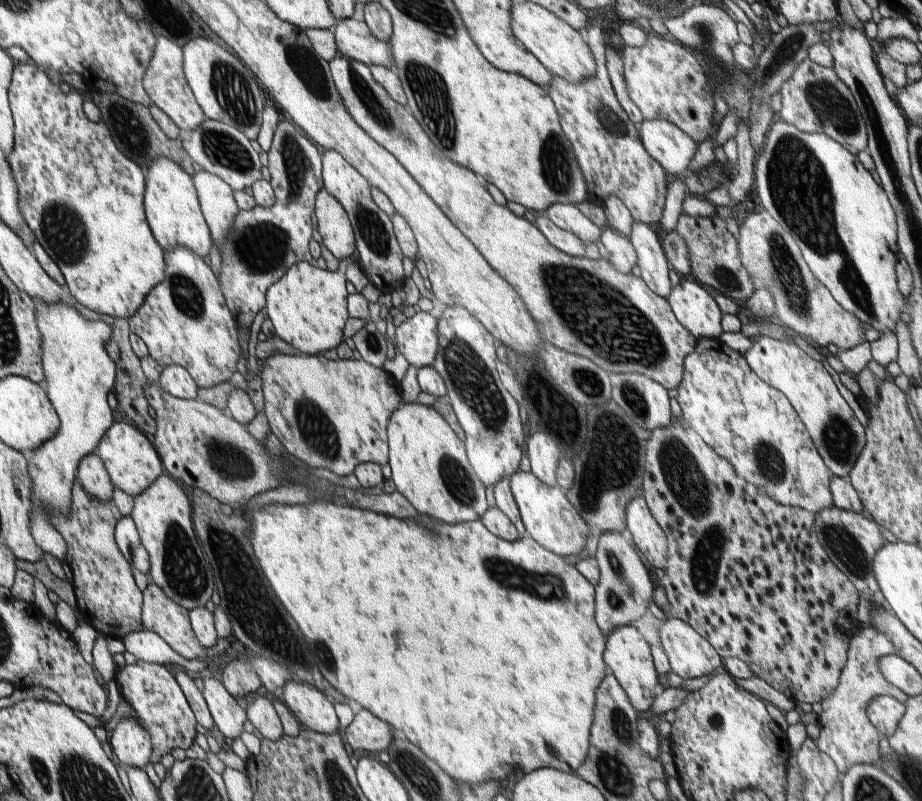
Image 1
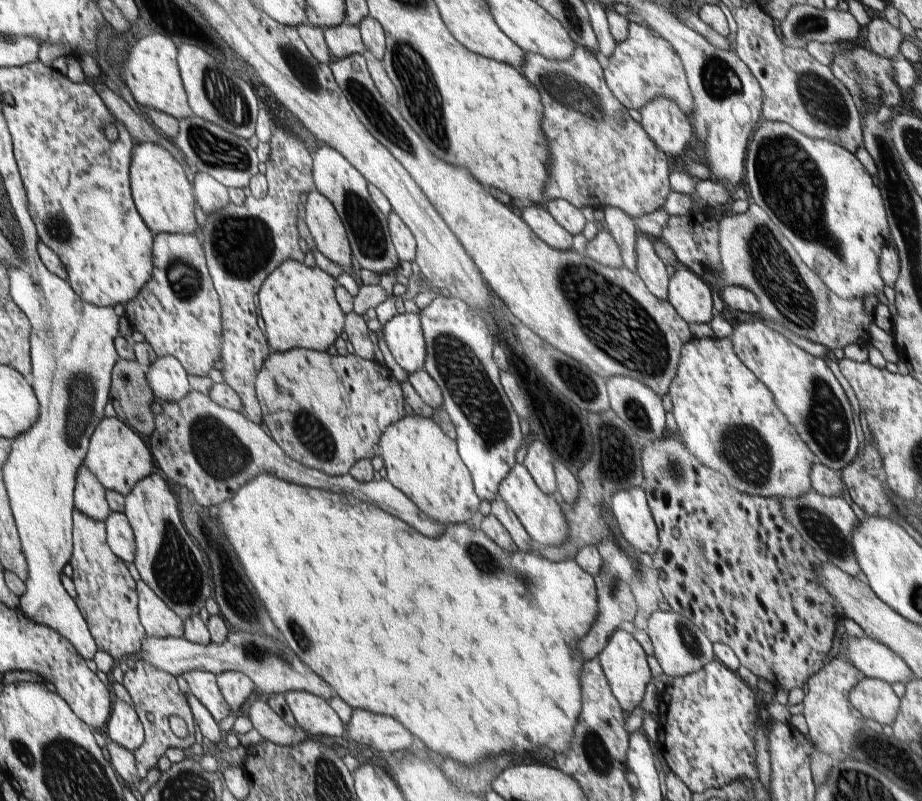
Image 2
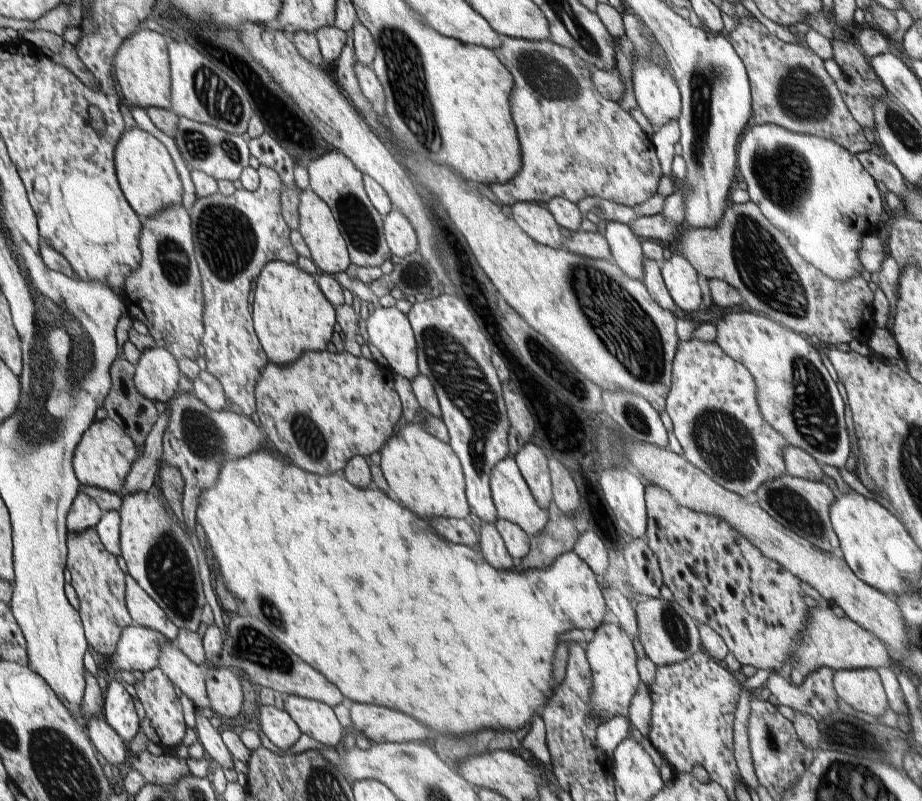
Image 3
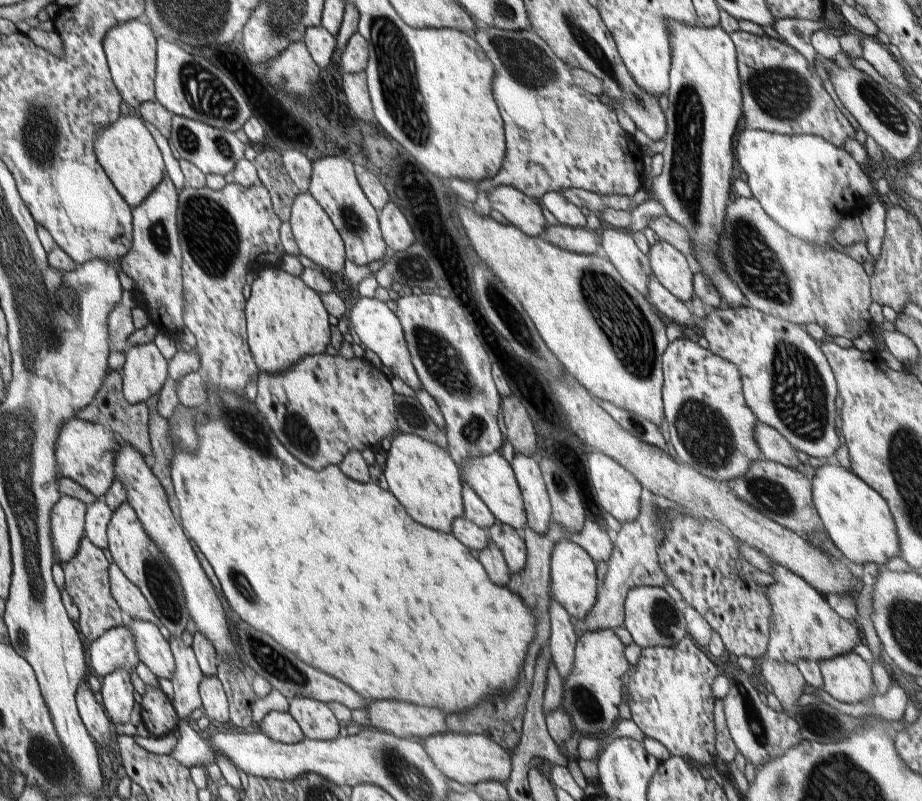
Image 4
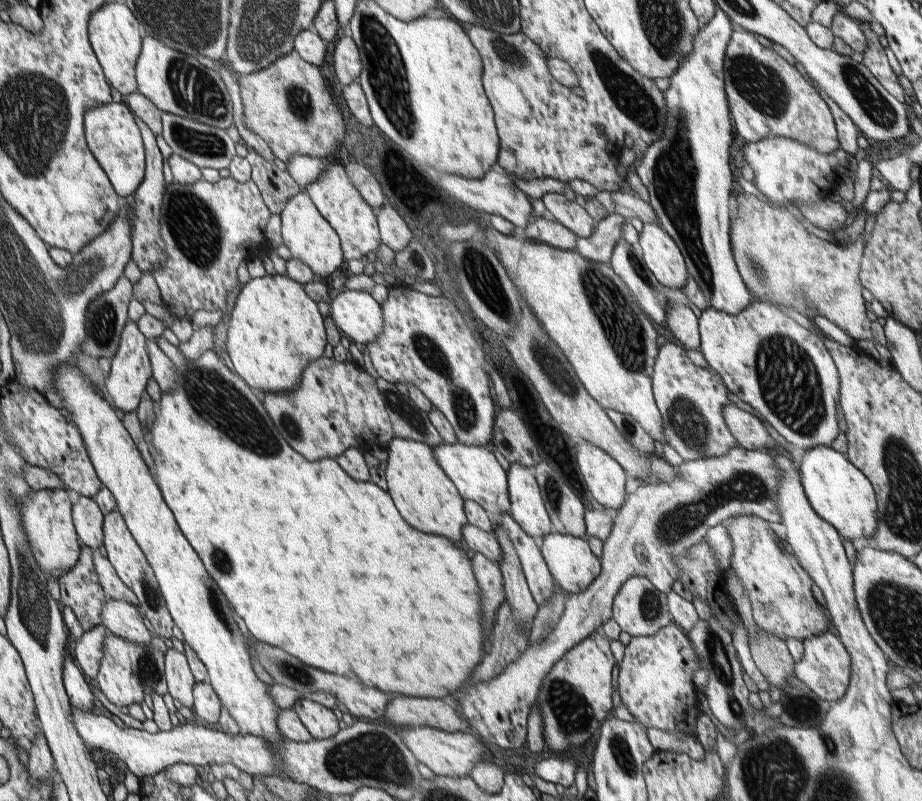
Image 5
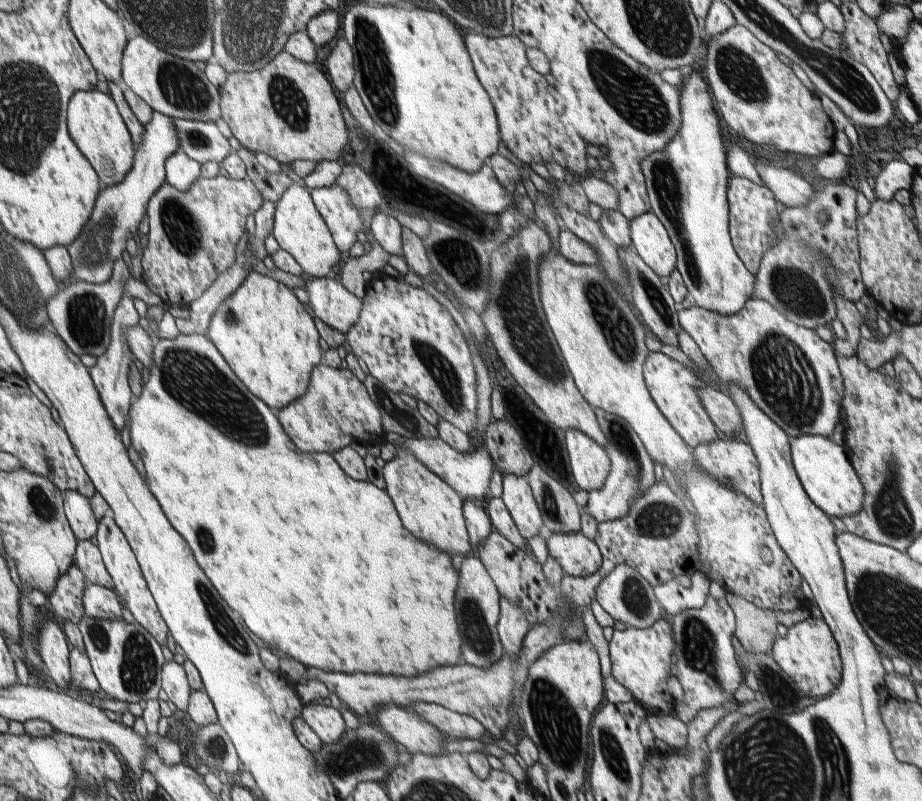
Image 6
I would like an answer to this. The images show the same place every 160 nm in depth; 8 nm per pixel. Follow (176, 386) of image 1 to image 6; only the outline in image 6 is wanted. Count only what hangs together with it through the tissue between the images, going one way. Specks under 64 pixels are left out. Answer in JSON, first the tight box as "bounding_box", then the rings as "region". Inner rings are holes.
{"bounding_box":[89,293,139,432],"region":[[[124,293],[113,316],[109,347],[97,357],[96,366],[90,367],[89,372],[101,395],[101,400],[105,403],[110,418],[121,432],[125,432],[125,428],[129,422],[129,410],[134,398],[131,386],[129,385],[129,372],[131,364],[134,363],[136,358],[130,348],[127,333],[130,327],[138,325],[138,320],[139,316],[134,308],[133,297],[129,296],[128,293]]]}

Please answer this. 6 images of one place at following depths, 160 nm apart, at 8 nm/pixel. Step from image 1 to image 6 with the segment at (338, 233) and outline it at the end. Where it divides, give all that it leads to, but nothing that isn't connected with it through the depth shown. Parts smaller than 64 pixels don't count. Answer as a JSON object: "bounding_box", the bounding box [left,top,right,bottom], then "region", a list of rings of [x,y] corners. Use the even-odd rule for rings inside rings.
{"bounding_box":[272,182,340,279],"region":[[[292,182],[275,204],[272,234],[280,249],[290,253],[303,268],[303,272],[316,279],[328,277],[332,266],[340,261],[340,252],[334,242],[329,225],[316,207],[312,191],[303,184]]]}

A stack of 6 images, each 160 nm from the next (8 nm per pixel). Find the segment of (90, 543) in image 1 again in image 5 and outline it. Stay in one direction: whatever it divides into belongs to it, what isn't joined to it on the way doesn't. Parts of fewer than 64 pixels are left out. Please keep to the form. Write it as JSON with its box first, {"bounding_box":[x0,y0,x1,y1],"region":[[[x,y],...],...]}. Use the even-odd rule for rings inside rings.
{"bounding_box":[58,545,108,632],"region":[[[88,545],[72,570],[58,578],[61,590],[62,608],[70,607],[85,632],[102,624],[101,612],[108,600],[101,587],[93,552]]]}

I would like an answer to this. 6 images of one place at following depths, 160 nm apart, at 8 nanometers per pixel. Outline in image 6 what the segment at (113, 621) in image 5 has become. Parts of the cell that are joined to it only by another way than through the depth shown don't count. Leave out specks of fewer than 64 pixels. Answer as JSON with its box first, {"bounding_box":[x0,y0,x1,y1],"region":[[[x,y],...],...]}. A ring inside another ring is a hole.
{"bounding_box":[85,582,122,621],"region":[[[90,582],[85,588],[85,614],[98,620],[115,621],[122,618],[122,605],[113,589]]]}

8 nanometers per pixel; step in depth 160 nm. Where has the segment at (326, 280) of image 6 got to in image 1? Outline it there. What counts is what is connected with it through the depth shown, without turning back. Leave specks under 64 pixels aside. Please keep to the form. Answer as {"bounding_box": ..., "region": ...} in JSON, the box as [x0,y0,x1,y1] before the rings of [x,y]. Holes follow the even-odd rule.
{"bounding_box":[393,311,440,369],"region":[[[421,311],[396,328],[393,341],[396,341],[396,349],[410,366],[419,369],[437,361],[437,353],[440,351],[437,325],[438,320],[434,316]]]}

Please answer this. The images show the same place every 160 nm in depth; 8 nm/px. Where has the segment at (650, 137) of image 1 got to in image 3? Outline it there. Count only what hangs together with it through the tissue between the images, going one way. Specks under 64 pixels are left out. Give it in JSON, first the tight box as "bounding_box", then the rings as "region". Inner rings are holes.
{"bounding_box":[632,59,681,130],"region":[[[647,59],[632,62],[633,88],[638,108],[657,130],[681,113],[681,94],[670,66],[655,65]]]}

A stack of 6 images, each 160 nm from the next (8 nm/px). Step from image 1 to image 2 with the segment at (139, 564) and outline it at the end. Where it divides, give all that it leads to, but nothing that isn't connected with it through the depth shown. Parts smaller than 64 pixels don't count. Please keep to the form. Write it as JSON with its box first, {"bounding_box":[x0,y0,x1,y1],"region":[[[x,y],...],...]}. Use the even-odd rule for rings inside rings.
{"bounding_box":[105,512,136,564],"region":[[[112,512],[105,521],[108,530],[108,542],[110,549],[117,554],[126,564],[134,563],[136,546],[132,528],[124,513]]]}

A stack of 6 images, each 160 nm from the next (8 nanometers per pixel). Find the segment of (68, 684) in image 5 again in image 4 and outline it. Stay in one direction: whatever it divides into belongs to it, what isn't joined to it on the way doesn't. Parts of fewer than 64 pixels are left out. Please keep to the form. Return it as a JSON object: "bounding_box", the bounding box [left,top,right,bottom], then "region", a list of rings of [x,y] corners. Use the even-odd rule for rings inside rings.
{"bounding_box":[77,684,112,750],"region":[[[82,684],[77,692],[78,708],[81,709],[82,720],[88,726],[88,731],[98,741],[100,747],[109,750],[112,742],[112,726],[105,708],[96,701],[88,684]]]}

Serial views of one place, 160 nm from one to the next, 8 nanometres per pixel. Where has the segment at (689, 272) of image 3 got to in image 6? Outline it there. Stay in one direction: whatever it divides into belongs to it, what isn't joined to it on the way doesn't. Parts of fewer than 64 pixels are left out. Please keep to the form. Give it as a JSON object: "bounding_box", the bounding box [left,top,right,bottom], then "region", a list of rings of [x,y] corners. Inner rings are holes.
{"bounding_box":[630,210,677,277],"region":[[[650,210],[630,221],[632,246],[639,257],[660,277],[677,268],[677,252],[666,227]]]}

